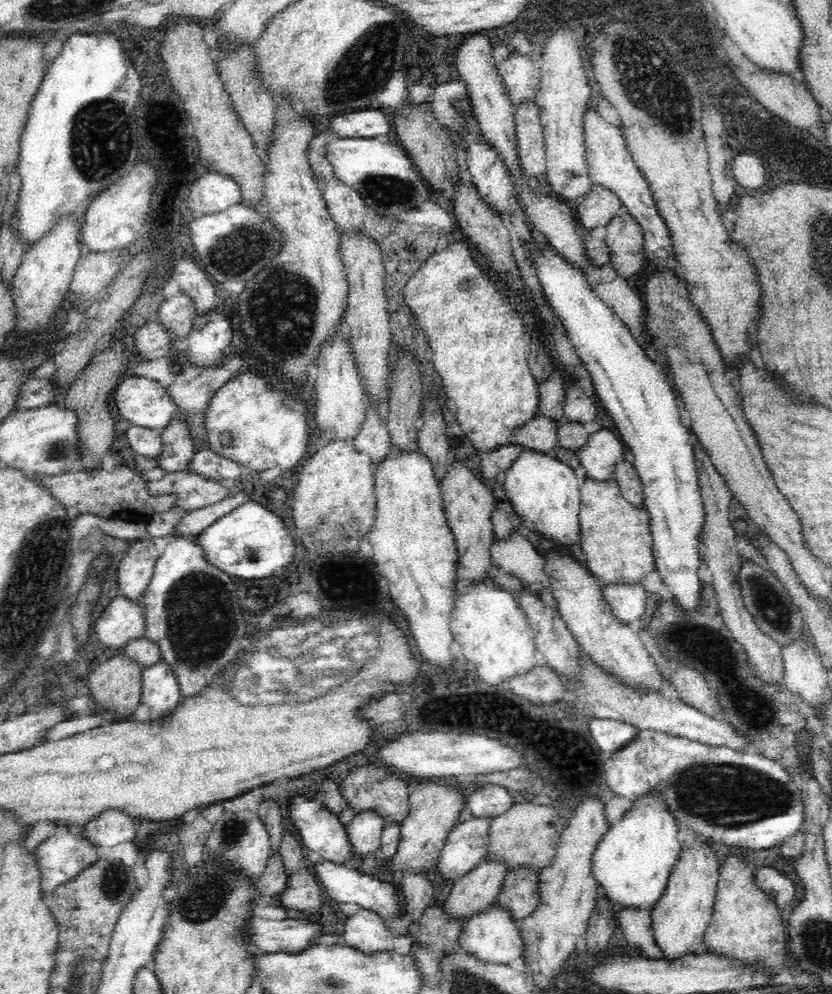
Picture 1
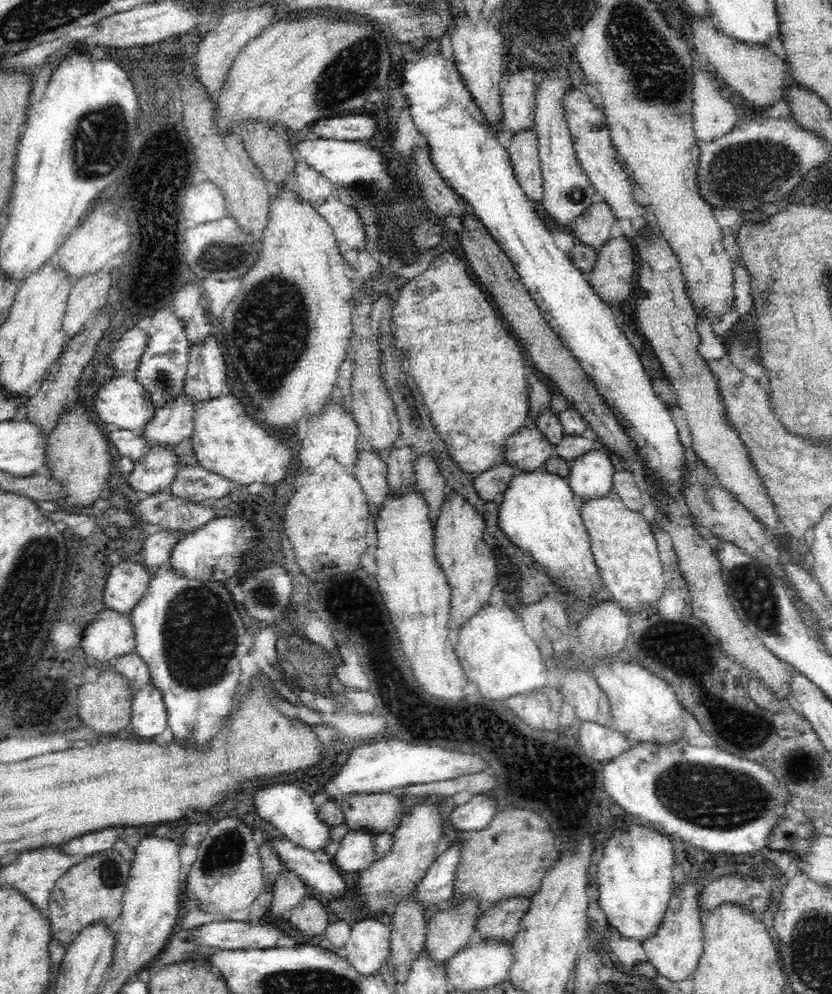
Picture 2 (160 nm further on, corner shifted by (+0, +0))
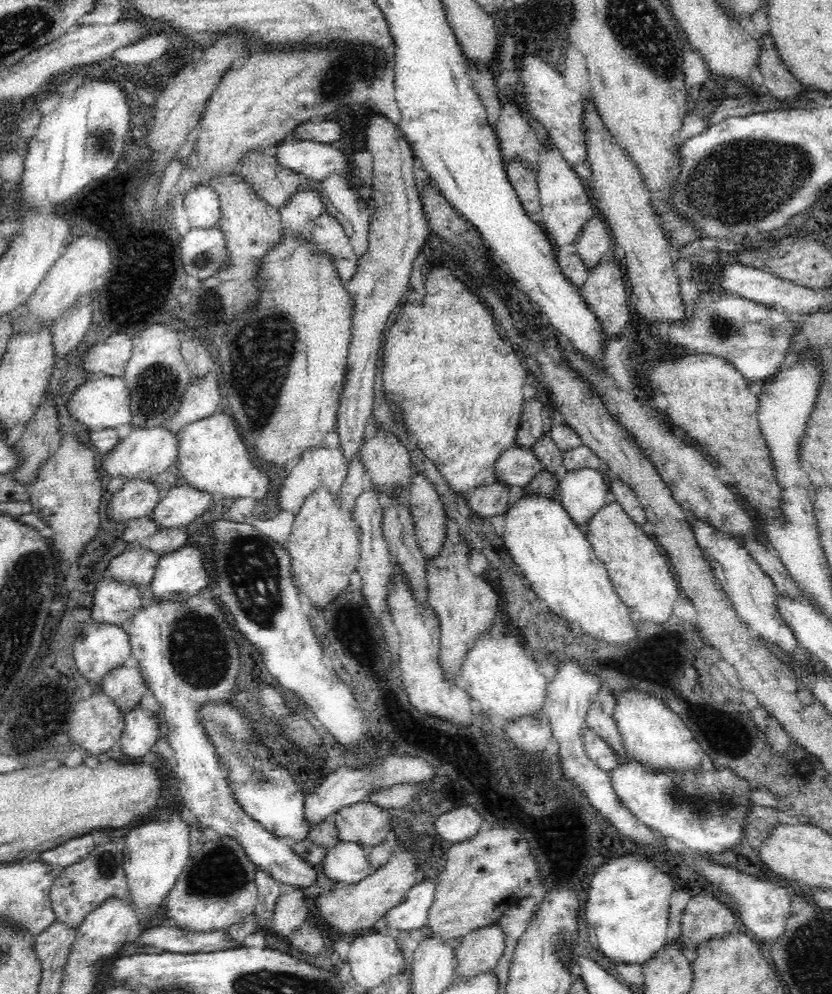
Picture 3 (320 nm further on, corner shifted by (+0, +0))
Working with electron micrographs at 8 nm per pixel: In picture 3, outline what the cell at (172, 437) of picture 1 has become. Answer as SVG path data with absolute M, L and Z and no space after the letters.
M154 479L132 480L125 483L119 492L112 495L111 502L107 505L108 518L114 522L126 524L134 518L151 516L154 507L161 499L160 496L162 497L162 491L154 483Z

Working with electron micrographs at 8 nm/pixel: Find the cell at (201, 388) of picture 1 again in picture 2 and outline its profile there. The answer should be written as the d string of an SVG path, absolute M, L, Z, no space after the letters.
M183 392L180 393L175 400L159 407L153 419L140 431L148 450L156 444L163 448L176 448L193 433L194 410L199 406L192 403Z

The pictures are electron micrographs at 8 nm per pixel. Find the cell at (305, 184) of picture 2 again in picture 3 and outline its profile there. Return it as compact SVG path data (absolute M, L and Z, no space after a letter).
M300 187L282 208L279 209L281 223L286 232L301 232L310 236L316 218L324 213L324 203L316 191Z

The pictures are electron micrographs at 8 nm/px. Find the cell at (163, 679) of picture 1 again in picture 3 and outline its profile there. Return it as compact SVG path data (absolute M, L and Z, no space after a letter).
M139 703L125 714L125 727L118 751L126 760L142 760L151 752L150 748L157 741L160 731L155 712Z

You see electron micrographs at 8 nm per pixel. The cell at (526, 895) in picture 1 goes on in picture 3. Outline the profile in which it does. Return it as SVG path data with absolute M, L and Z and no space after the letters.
M498 921L466 934L455 948L453 976L478 976L482 972L492 972L504 953L504 941L505 934Z

